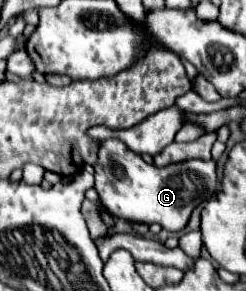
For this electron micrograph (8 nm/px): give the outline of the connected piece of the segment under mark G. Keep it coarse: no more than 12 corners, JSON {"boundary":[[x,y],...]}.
{"boundary":[[120,139],[96,163],[102,205],[182,231],[216,189],[214,161],[148,165]]}

